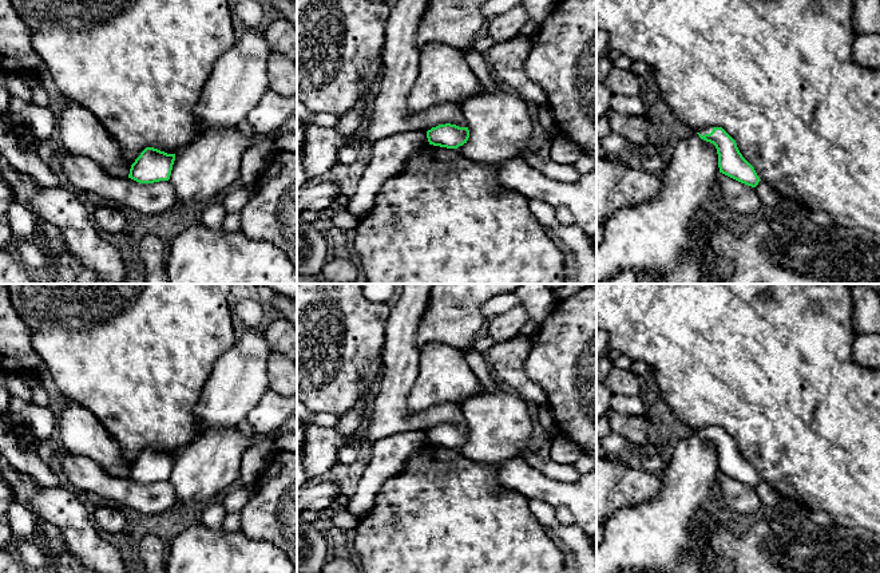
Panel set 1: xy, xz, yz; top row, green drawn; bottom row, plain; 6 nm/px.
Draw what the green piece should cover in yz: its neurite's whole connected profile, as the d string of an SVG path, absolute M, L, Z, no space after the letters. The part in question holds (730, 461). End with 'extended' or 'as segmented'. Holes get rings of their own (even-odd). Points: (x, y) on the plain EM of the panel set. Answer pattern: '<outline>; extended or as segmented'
M705 427L697 434L716 446L720 473L752 487L758 485L761 479L754 467L742 457L736 440L722 427Z; extended

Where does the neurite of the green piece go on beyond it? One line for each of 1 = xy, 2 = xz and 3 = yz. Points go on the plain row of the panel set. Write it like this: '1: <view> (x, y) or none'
1: none
2: none
3: yz (706, 430)

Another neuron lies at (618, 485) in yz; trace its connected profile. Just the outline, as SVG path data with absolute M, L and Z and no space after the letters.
M596 457L596 526L622 507L651 501L661 490L661 474Z

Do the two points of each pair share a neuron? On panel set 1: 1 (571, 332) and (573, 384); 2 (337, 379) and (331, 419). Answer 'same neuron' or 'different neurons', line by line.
1: same neuron
2: different neurons

